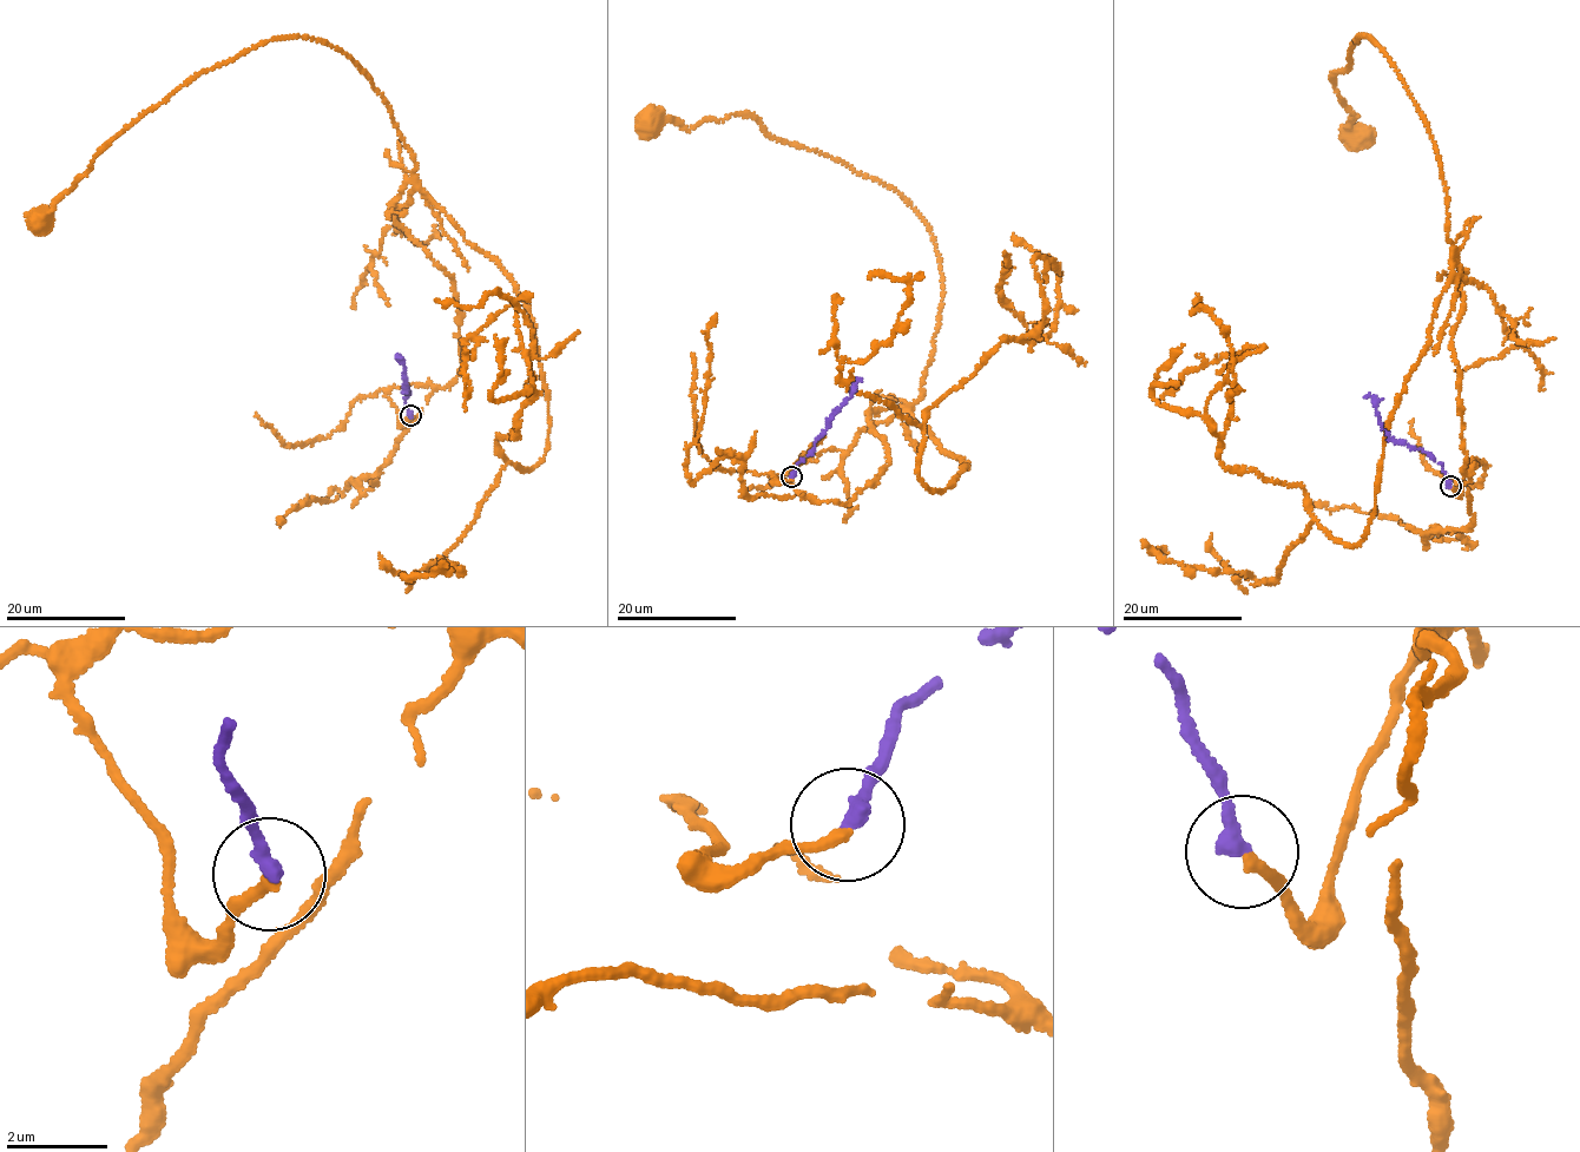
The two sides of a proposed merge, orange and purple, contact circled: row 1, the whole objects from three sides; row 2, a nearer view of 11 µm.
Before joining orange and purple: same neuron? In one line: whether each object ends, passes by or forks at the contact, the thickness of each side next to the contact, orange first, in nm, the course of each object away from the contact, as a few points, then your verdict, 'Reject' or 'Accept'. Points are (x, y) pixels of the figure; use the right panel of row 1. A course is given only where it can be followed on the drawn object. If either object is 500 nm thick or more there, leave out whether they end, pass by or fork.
At the ring orange ends. At the ring purple ends. Thickness 240 nm (orange) against 320 nm. Course of orange: (1450, 487), (1457, 495), (1474, 465), (1462, 471), (1461, 269), (1442, 166), (1362, 33), (1334, 77), (1355, 137). Course of purple: (1450, 487), (1443, 465), (1420, 448), (1389, 436), (1380, 422), (1377, 406), (1369, 395), (1365, 399). Accept

